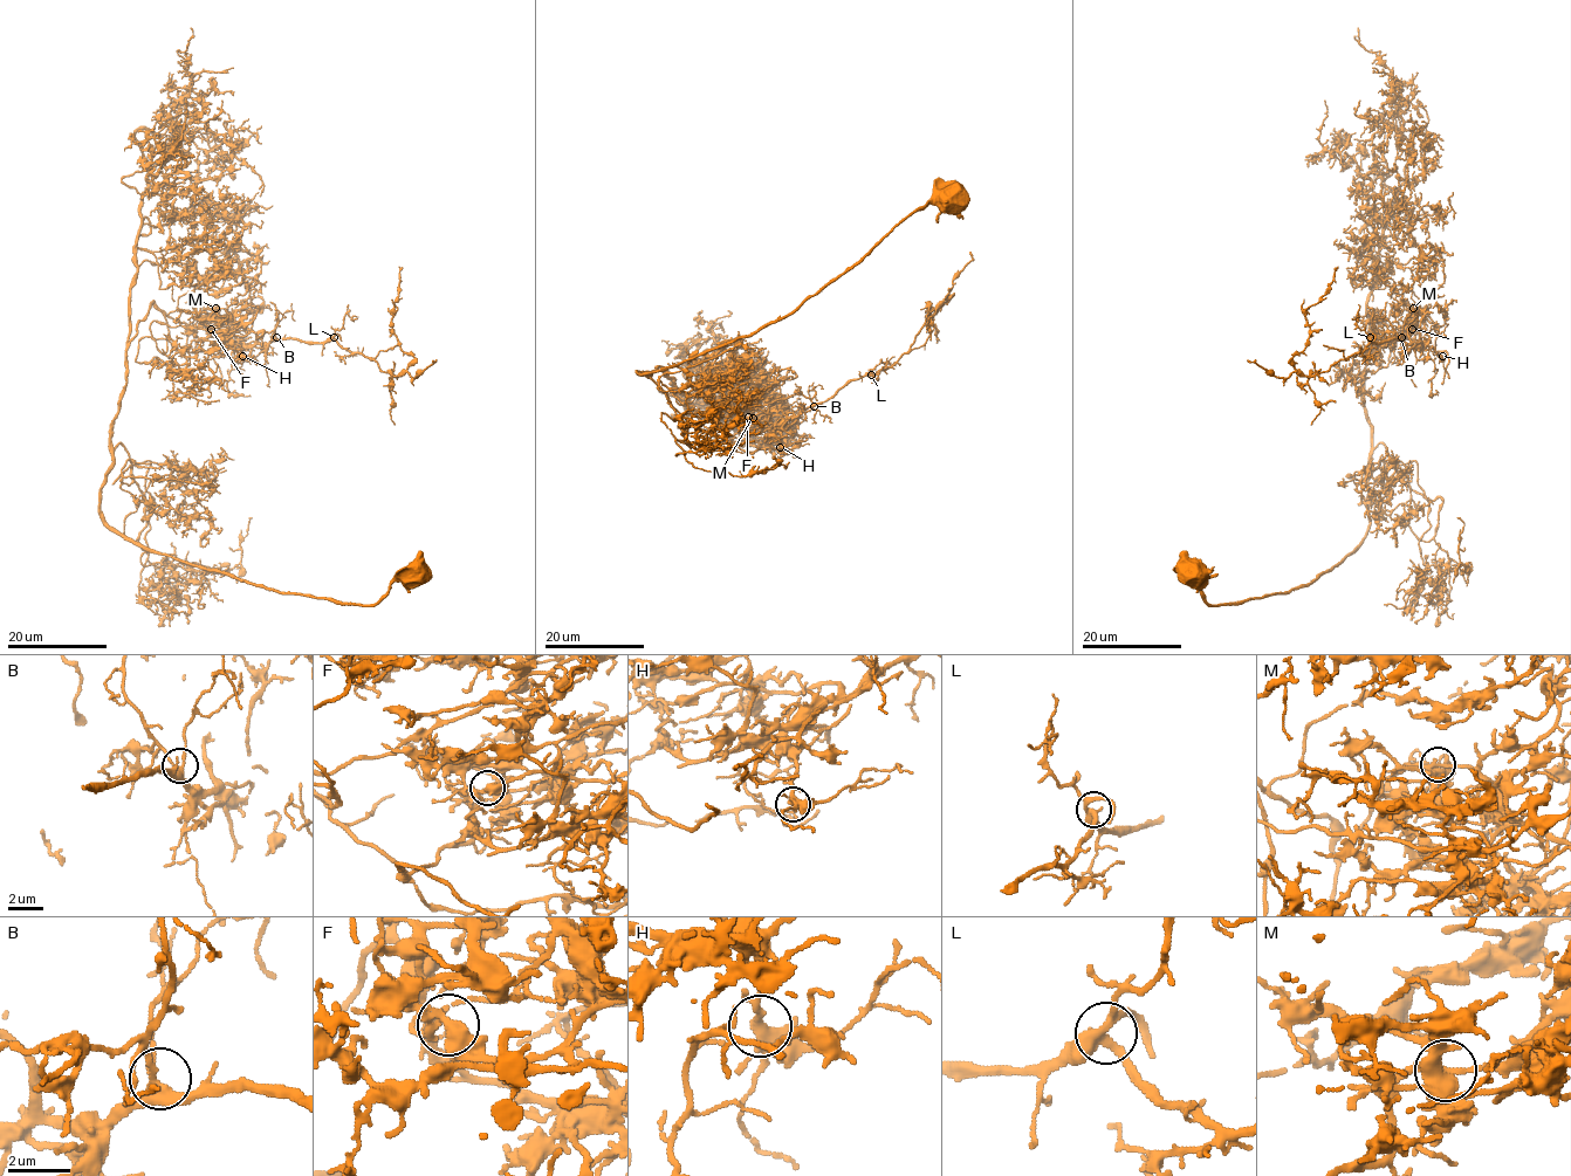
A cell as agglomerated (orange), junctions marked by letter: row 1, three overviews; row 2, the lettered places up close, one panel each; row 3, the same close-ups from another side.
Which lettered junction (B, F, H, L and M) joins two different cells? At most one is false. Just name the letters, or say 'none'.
F

